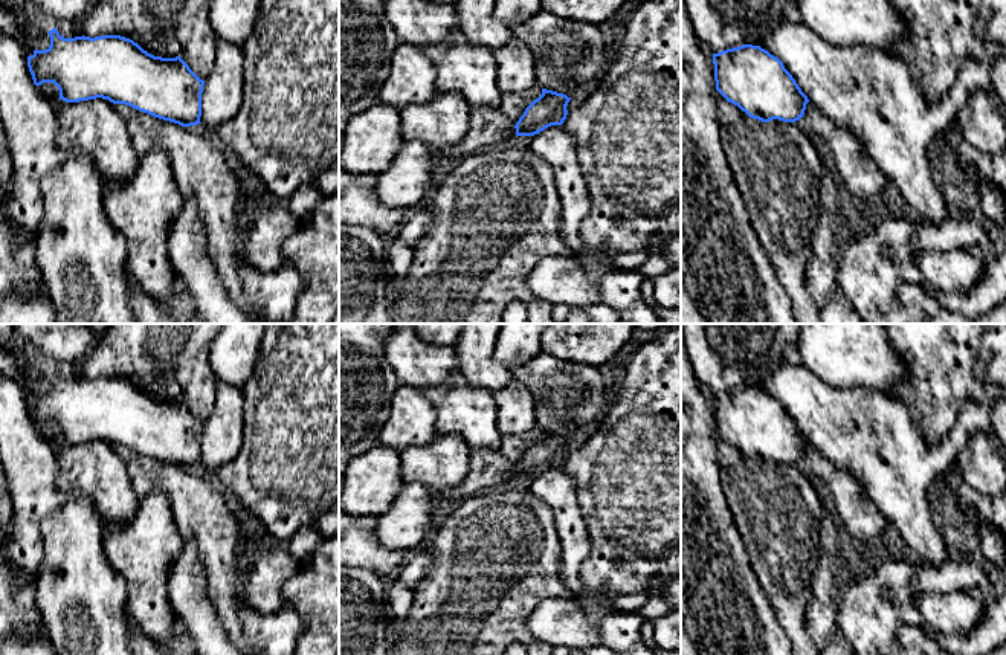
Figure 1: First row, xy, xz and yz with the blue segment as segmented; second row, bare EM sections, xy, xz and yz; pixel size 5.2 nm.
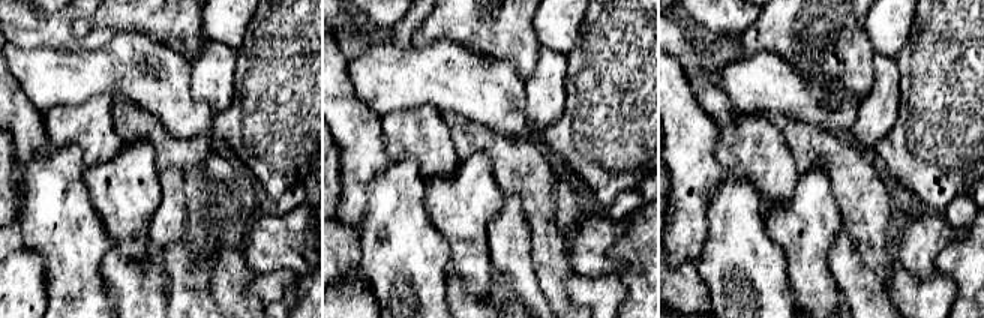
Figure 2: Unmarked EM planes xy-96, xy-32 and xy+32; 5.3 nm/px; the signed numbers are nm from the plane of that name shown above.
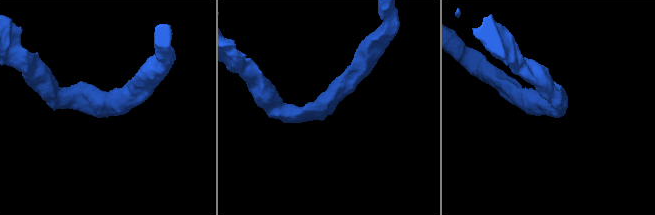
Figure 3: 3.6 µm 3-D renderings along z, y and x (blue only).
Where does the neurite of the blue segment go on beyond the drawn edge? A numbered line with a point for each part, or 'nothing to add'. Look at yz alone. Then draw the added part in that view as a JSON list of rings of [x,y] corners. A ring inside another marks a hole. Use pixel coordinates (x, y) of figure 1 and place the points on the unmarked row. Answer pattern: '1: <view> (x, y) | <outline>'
nothing to add

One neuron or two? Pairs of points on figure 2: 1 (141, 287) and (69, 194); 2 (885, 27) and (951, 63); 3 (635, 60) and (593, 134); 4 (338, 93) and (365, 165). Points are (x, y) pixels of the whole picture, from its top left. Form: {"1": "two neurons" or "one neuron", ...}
{"1": "two neurons", "2": "two neurons", "3": "one neuron", "4": "one neuron"}

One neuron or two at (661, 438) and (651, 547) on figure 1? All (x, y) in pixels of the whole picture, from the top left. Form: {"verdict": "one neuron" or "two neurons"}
{"verdict": "one neuron"}

